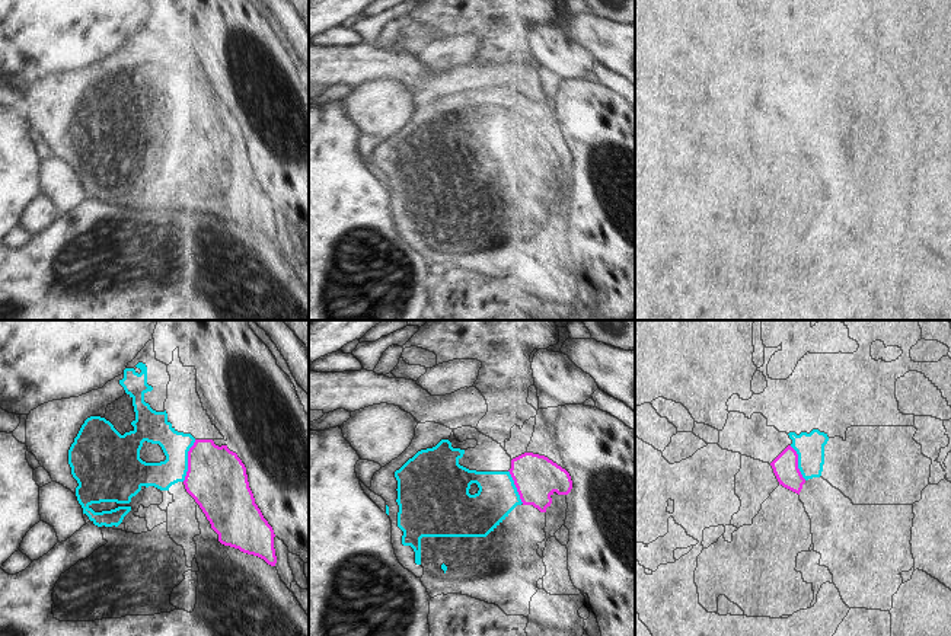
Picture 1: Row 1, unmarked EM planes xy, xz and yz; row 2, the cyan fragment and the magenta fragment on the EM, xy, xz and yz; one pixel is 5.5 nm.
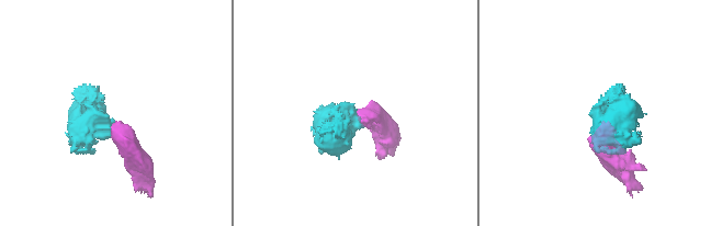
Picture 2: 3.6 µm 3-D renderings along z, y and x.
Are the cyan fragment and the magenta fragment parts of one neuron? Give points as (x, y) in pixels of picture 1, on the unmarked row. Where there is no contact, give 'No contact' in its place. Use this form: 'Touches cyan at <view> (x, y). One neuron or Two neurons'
Touches cyan at xy (187, 134). One neuron

